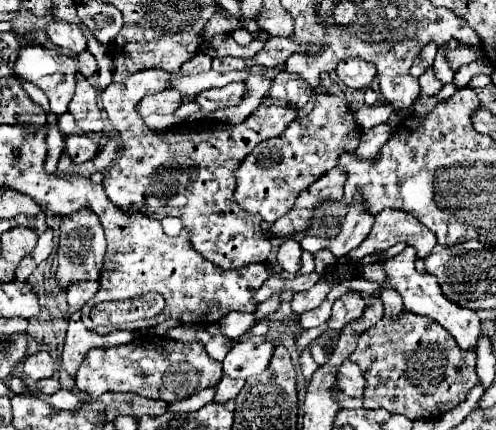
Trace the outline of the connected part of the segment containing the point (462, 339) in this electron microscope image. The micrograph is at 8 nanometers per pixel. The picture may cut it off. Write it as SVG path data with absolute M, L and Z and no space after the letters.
M408 246L398 256L388 258L386 264L384 264L384 268L386 268L386 282L392 284L394 290L400 292L400 296L404 300L404 310L420 314L420 316L430 316L432 320L436 320L440 326L444 326L452 334L452 338L458 342L458 346L462 350L474 350L476 344L478 344L478 338L480 338L480 318L478 318L478 314L474 310L466 310L462 306L456 306L454 302L450 302L442 294L436 278L432 274L416 272L414 262L416 262L416 250L412 250Z

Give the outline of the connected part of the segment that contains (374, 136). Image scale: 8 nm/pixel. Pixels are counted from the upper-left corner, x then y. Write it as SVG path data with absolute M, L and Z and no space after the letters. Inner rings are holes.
M378 124L370 130L364 130L360 146L354 152L356 158L366 158L366 162L376 162L384 142L388 142L390 136L392 136L392 128L388 124Z

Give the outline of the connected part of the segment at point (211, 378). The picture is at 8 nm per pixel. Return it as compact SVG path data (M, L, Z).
M142 336L122 346L88 350L78 374L78 392L100 398L104 392L132 392L144 398L174 402L216 386L222 378L222 362L212 360L202 342L178 342L168 336Z

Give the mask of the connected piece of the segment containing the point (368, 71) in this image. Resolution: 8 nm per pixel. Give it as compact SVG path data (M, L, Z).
M344 58L338 68L336 68L338 78L354 88L354 90L362 90L366 86L372 84L372 80L376 78L376 68L368 62L362 62L360 58Z

